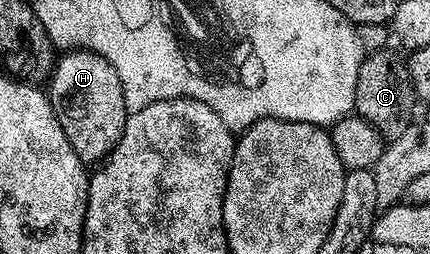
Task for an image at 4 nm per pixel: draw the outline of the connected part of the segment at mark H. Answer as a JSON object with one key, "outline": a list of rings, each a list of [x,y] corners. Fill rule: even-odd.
{"outline":[[[90,50],[62,53],[47,79],[47,93],[67,140],[71,140],[71,148],[82,162],[96,164],[113,151],[119,136],[123,136],[127,111],[119,72],[103,56]]]}

